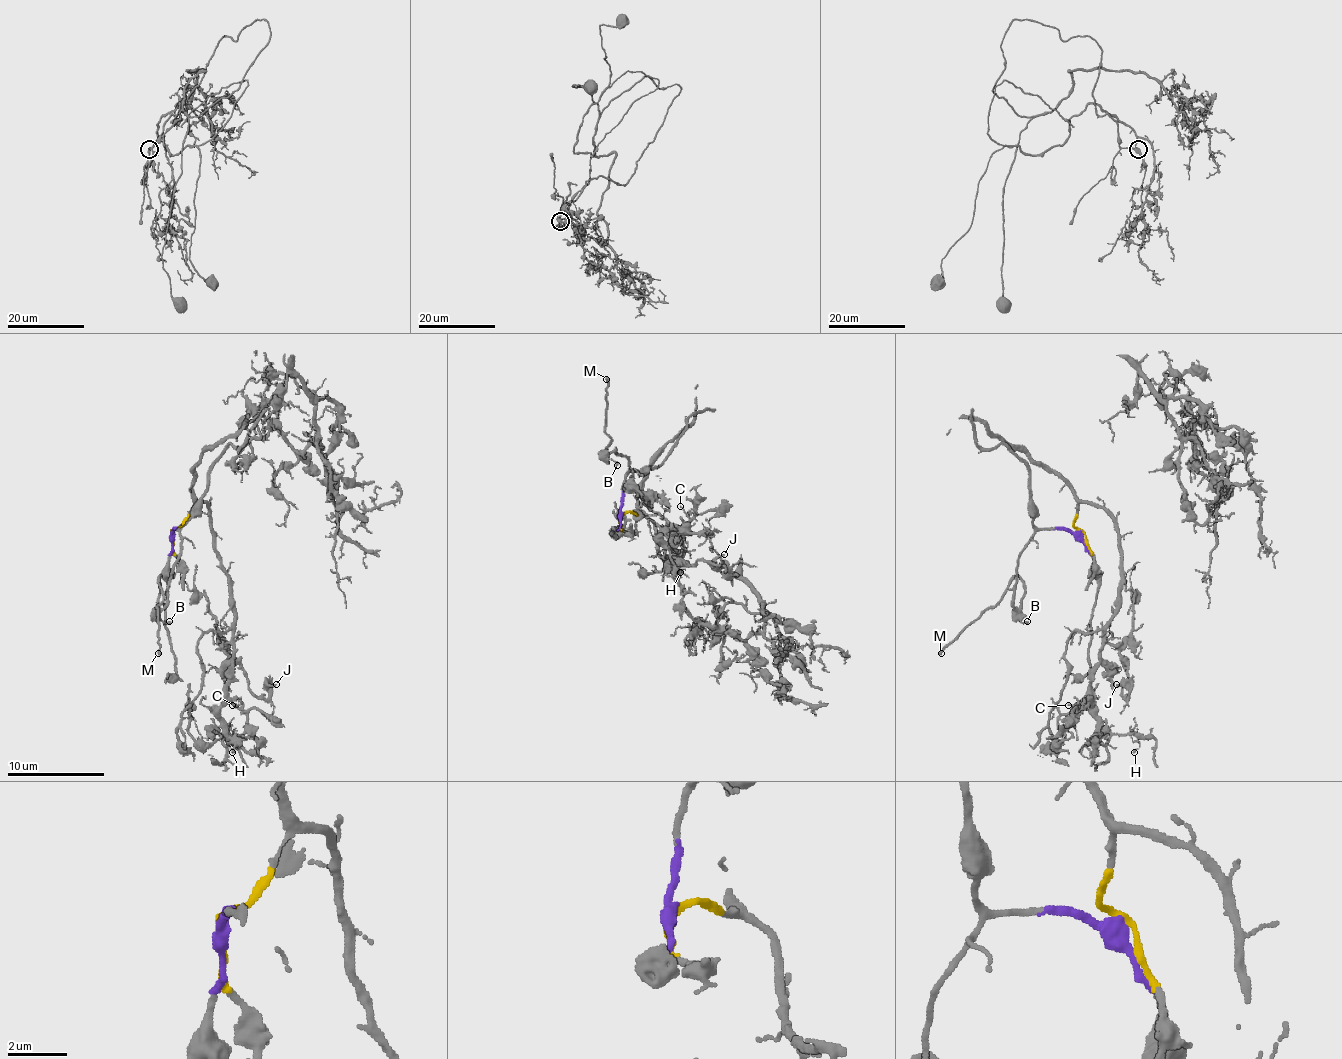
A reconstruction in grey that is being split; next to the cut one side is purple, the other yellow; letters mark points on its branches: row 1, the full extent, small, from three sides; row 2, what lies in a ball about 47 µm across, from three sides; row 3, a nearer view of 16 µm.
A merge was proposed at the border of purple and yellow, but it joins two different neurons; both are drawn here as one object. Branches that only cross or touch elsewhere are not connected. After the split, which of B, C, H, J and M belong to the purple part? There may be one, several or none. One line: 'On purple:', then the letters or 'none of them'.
On purple: B, M

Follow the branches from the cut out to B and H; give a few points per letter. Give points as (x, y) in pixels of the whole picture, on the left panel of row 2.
B: (172, 532), (177, 530), (179, 554), (160, 617), (170, 622)
H: (172, 532), (206, 503), (233, 612), (233, 666), (221, 709), (225, 745), (221, 736), (233, 753)

